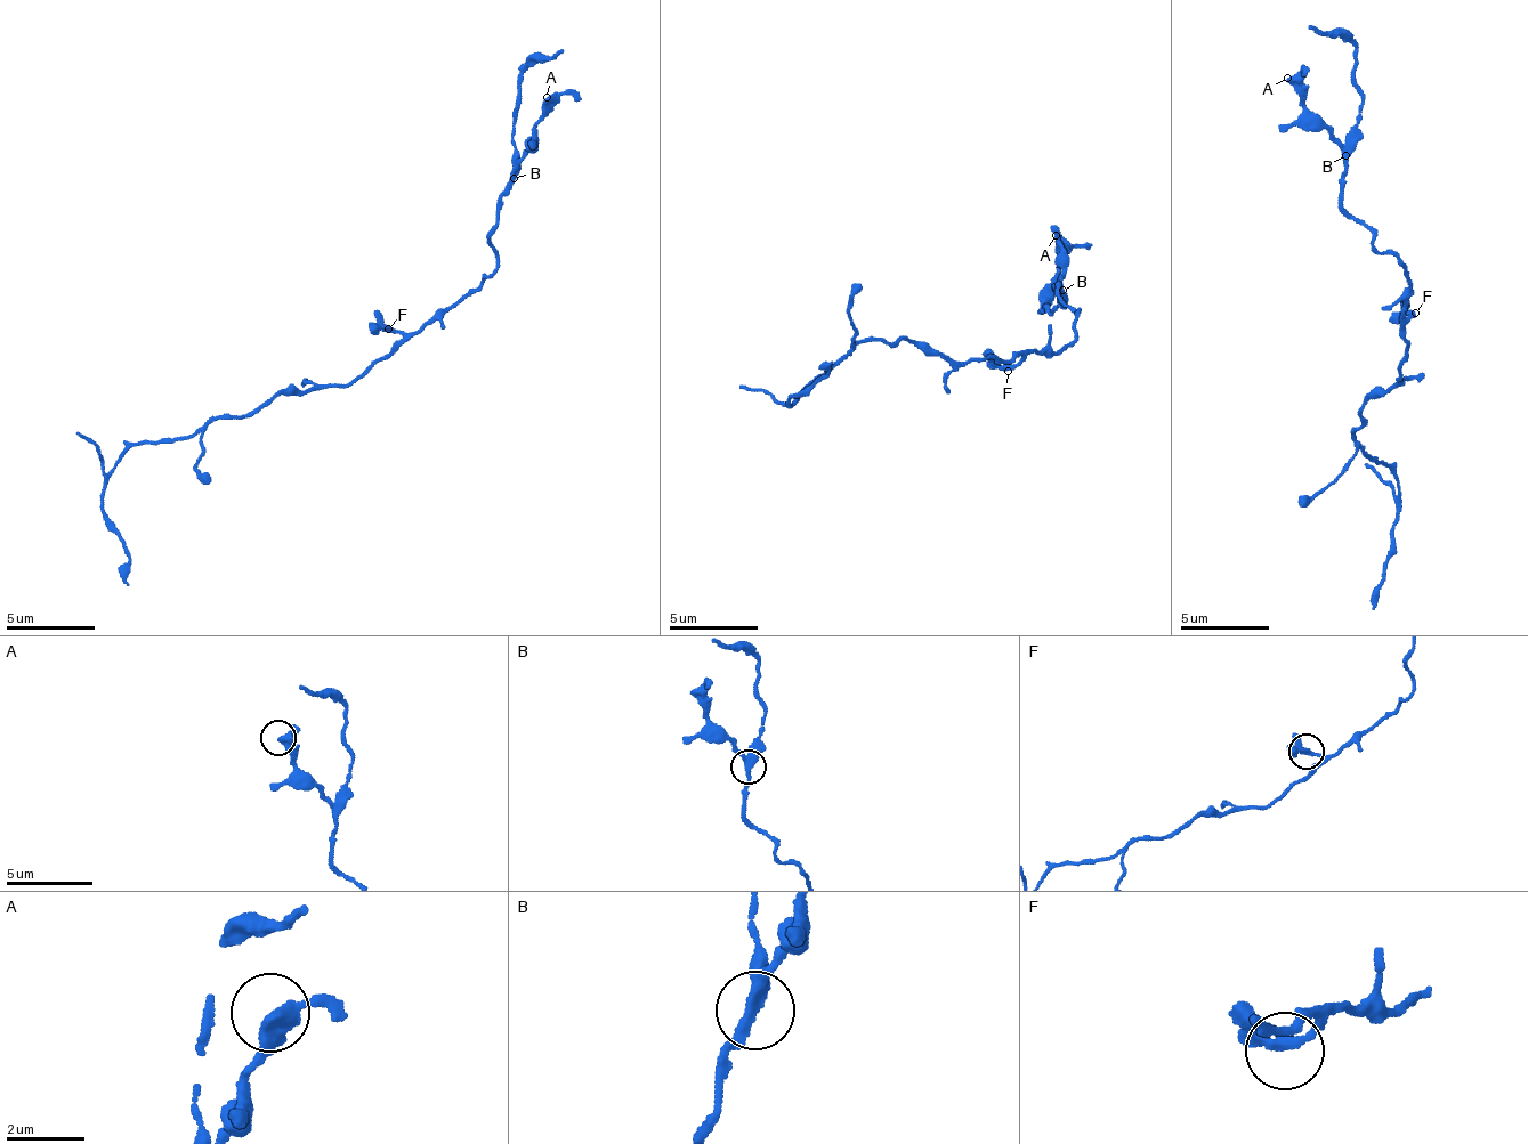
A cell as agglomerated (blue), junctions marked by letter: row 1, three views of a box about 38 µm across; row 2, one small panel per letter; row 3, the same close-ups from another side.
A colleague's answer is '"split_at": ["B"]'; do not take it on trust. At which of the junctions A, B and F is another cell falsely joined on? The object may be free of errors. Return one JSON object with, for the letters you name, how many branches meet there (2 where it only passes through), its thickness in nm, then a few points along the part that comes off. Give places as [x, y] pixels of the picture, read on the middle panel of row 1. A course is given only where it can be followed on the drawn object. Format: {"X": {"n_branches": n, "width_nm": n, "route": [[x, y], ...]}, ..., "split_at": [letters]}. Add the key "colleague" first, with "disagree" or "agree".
{"colleague": "agree", "B": {"n_branches": 3, "width_nm": 280, "route": [[1064, 291], [1051, 309], [1041, 309], [1061, 260]]}, "split_at": ["B"]}

